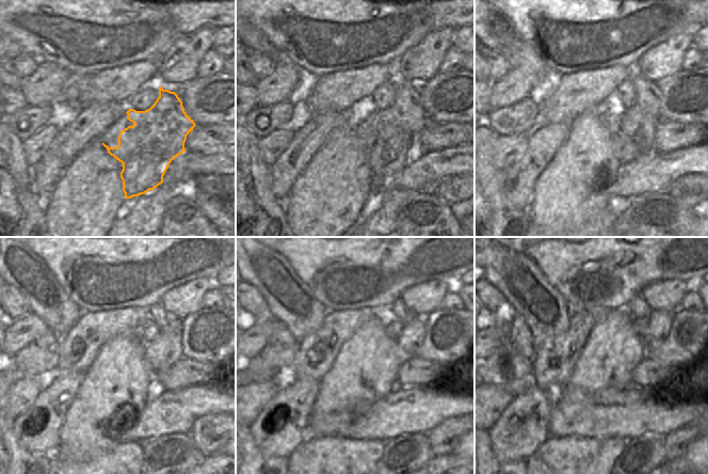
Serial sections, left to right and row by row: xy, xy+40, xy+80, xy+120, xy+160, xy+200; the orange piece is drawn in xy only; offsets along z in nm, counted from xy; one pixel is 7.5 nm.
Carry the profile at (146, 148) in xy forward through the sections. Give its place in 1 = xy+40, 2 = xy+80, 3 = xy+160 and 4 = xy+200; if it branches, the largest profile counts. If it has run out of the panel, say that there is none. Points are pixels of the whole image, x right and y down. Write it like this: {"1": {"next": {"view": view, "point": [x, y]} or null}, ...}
{"1": {"next": {"view": "xy+40", "point": [395, 141]}}, "2": {"next": {"view": "xy+80", "point": [638, 125]}}, "3": {"next": {"view": "xy+160", "point": [411, 338]}}, "4": {"next": {"view": "xy+200", "point": [659, 325]}}}

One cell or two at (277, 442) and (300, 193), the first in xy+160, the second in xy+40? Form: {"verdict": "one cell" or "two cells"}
{"verdict": "two cells"}

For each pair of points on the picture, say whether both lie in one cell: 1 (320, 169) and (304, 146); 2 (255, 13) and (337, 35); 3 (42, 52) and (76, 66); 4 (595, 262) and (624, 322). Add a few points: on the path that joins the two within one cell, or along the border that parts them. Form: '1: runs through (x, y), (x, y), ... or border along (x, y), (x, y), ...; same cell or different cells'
1: border along (327, 138), (298, 178); different cells
2: runs through (275, 13), (294, 14), (301, 20), (317, 22); same cell
3: runs through (50, 52), (60, 52), (67, 60); same cell
4: border along (625, 309), (612, 309), (604, 315); different cells

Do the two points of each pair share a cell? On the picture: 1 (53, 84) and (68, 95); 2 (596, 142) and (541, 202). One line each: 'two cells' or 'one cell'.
1: two cells
2: one cell

